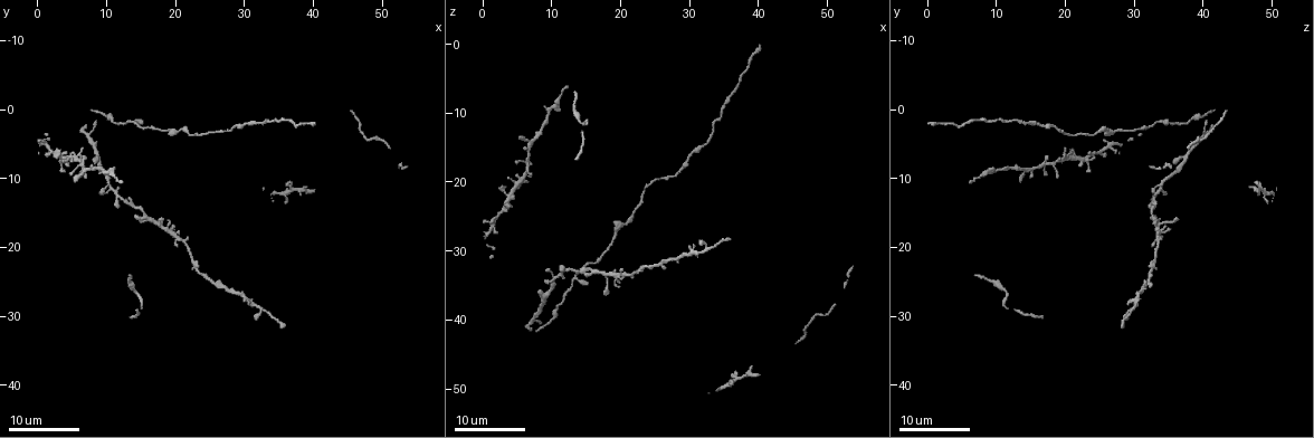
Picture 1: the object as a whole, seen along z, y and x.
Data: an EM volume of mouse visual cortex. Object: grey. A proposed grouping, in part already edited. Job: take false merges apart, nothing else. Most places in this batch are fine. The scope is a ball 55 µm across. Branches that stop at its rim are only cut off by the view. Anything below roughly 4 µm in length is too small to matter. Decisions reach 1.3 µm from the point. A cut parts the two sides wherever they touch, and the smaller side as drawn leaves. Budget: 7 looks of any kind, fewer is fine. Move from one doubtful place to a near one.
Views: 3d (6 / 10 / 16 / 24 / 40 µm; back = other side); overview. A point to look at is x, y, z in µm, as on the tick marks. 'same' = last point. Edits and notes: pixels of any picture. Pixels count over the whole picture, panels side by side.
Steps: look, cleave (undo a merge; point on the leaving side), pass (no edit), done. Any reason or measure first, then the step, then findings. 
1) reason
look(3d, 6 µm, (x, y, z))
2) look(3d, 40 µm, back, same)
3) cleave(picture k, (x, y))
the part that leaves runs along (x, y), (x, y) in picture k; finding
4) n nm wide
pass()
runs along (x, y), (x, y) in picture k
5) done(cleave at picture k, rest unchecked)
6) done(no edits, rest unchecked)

three-way junction
look(3d, 16 µm, (13.0, 1.5, 34.5))

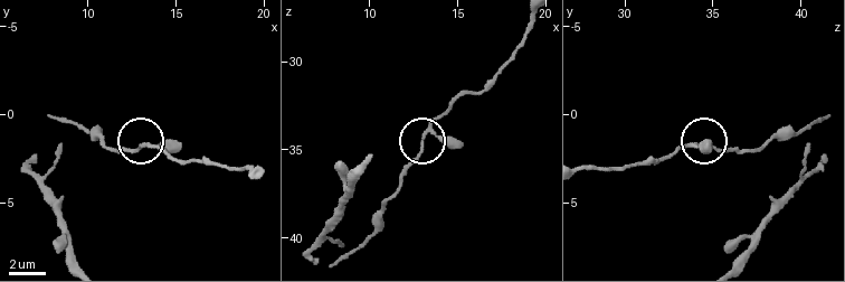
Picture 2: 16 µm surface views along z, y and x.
look(3d, 6 µm, (12.8, 1.7, 34.7))

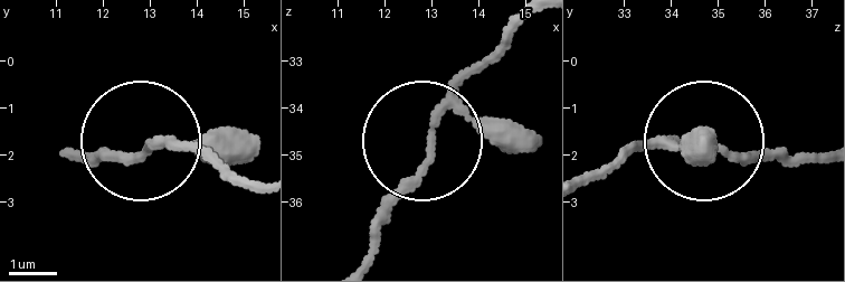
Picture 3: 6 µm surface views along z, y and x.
3 arms
pass()
runs along (364, 254), (372, 218), (424, 158), (432, 122), (496, 54) in picture 3; continuous, no second neuron

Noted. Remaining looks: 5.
look(3d, 24 µm, (8.5, 7.0, 36.0))

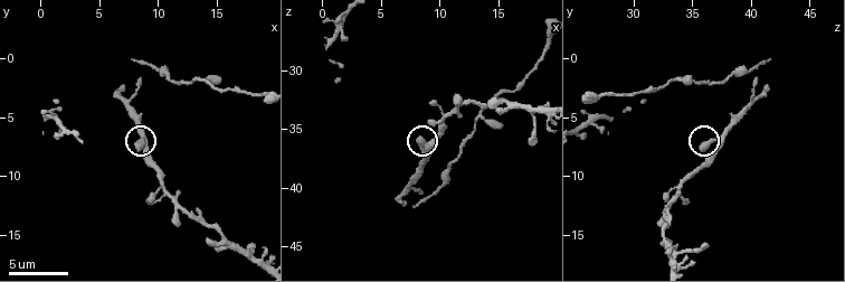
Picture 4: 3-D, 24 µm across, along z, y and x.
closer look
look(3d, 6 µm, (8.6, 7.4, 36.4))

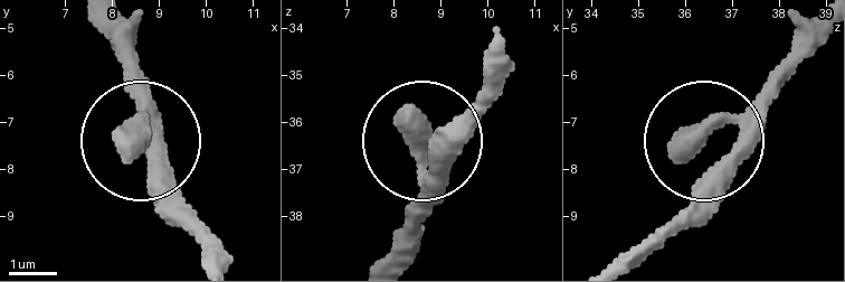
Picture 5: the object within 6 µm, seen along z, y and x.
pass()
runs along (822, 34), (713, 130), (713, 190), (693, 222) in picture 5; all the same neuron

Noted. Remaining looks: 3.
four-way junction
look(3d, 10 µm, (10.6, 11.0, 33.8))

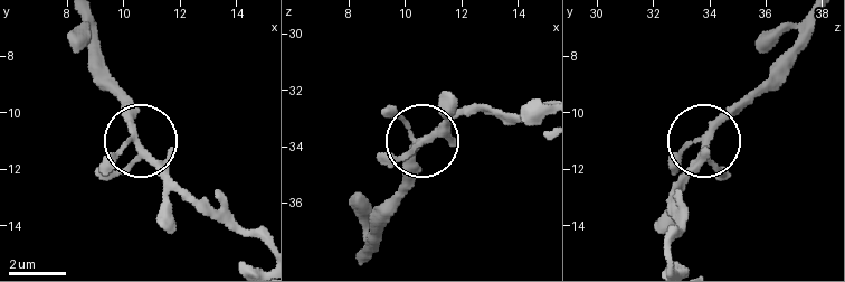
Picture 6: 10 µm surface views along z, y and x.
210 nm wide
pass()
continuous, no second neuron

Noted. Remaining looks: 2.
done(no edits, rest unchecked)

